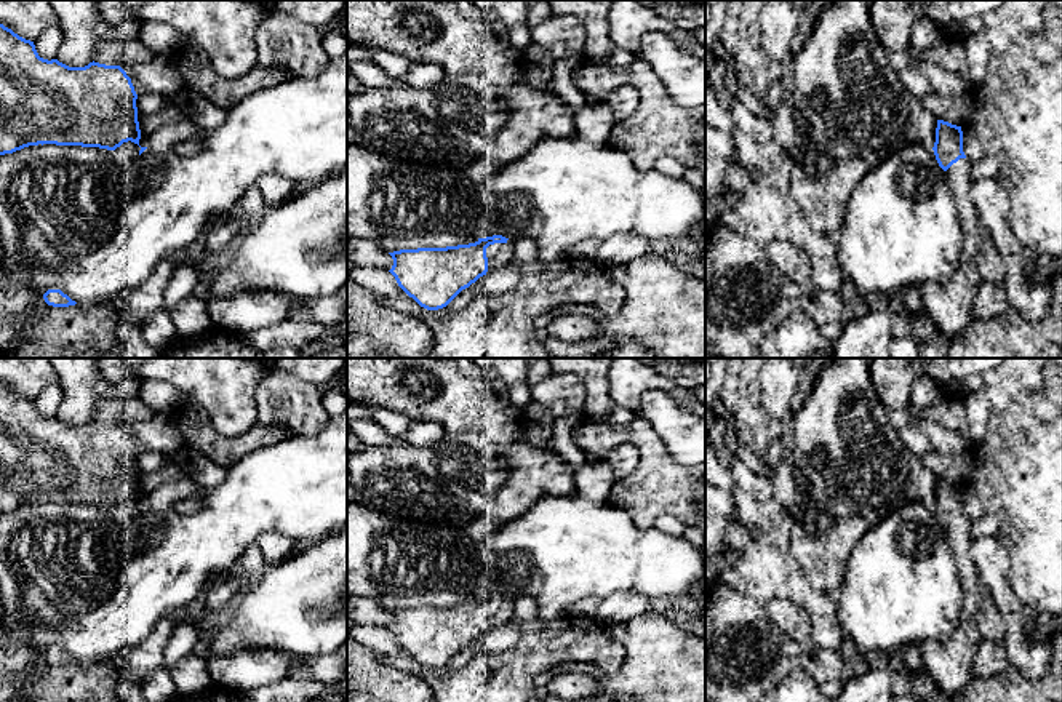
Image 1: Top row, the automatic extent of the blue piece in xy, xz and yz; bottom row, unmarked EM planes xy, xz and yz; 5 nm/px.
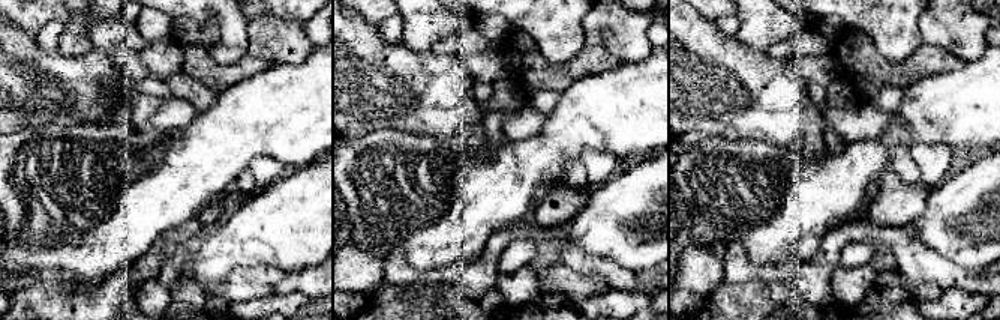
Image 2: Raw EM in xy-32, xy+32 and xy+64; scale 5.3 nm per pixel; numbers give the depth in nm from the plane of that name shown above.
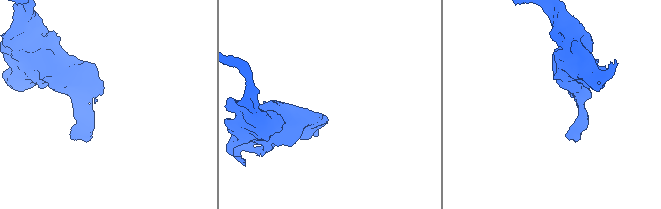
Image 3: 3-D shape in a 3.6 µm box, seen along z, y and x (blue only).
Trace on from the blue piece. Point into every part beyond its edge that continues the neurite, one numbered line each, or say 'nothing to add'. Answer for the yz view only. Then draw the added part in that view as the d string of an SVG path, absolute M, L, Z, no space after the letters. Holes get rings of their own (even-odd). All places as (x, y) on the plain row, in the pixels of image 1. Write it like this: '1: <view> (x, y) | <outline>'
1: yz (949, 662) | M960 517L944 529L944 537L960 569L963 587L960 625L956 632L945 640L929 640L923 643L921 660L924 670L940 691L953 696L974 676L972 660L982 640L977 627L979 606L987 592L979 580L969 553L974 540L972 521L968 517Z

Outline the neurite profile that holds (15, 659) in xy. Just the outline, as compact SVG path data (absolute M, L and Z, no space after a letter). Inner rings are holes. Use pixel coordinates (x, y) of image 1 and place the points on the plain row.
M0 627L0 676L19 678L26 675L35 662L43 657L42 652L27 644L11 644Z

